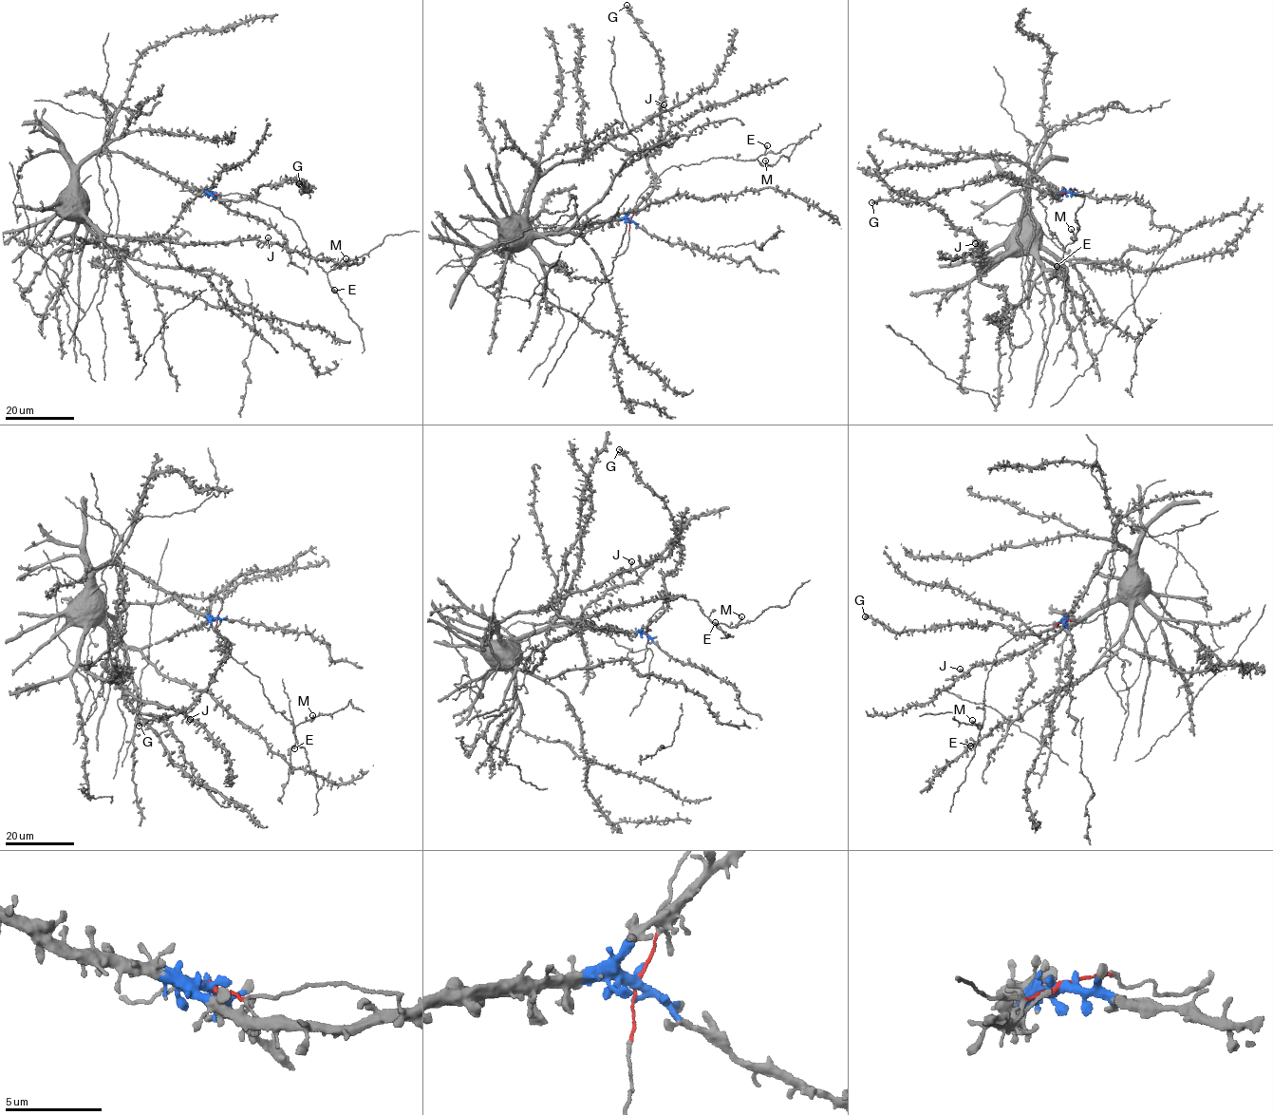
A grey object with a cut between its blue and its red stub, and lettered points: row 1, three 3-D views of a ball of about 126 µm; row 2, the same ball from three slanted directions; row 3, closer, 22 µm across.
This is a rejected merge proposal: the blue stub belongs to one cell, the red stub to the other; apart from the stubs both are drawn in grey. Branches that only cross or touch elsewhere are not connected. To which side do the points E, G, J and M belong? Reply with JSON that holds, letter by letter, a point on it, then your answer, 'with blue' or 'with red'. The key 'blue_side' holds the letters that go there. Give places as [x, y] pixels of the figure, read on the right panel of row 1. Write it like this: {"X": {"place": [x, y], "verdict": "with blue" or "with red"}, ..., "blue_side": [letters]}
{"E": {"place": [1057, 266], "verdict": "with red"}, "G": {"place": [871, 202], "verdict": "with blue"}, "J": {"place": [975, 243], "verdict": "with blue"}, "M": {"place": [1071, 229], "verdict": "with red"}, "blue_side": ["G", "J"]}

